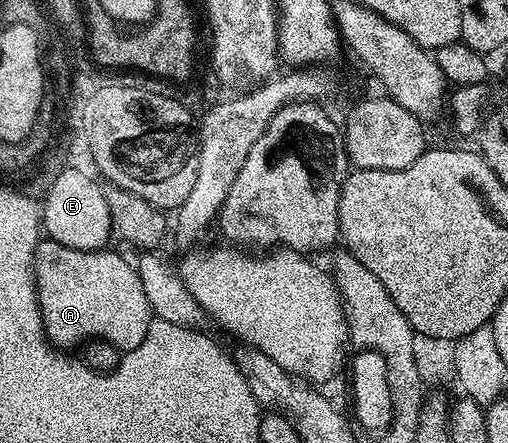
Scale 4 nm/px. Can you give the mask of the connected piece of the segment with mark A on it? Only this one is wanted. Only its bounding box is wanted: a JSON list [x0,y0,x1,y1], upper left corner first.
[32,240,154,352]

